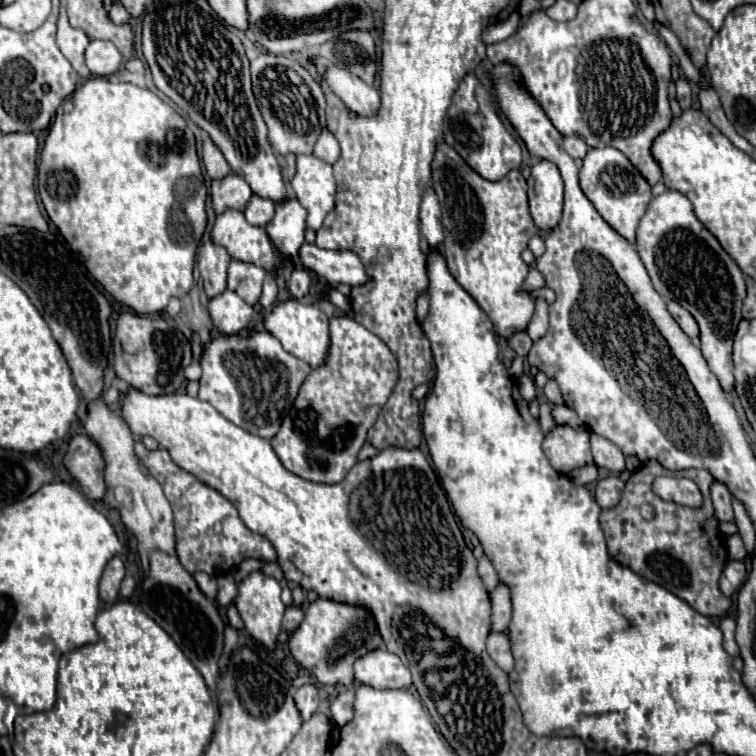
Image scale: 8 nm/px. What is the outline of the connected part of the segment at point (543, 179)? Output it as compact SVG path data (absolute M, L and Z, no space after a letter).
M538 161L528 179L528 199L534 223L540 229L552 229L562 217L564 183L552 161Z

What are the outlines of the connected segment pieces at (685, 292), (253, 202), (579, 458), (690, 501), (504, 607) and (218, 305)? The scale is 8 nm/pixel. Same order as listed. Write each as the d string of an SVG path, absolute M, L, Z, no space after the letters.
M666 189L654 197L646 215L638 225L636 251L652 279L654 289L666 299L676 301L688 309L700 325L702 355L710 371L718 377L724 391L734 389L734 365L732 365L732 339L742 319L740 309L746 297L744 273L722 249L718 239L698 221L690 199Z
M252 195L244 215L246 215L246 221L250 225L256 225L256 227L266 227L268 221L272 219L274 215L274 201L270 199L264 199L264 197L258 197L258 195Z
M556 425L544 439L542 451L550 465L564 475L568 475L572 469L592 463L588 431L576 431L568 425Z
M660 477L660 479L656 479L652 489L662 499L672 499L672 501L684 503L688 507L700 507L700 503L702 503L702 495L700 495L696 483L692 483L690 479Z
M498 583L498 587L490 593L492 599L492 631L506 631L510 617L512 617L512 603L510 603L510 589L504 583Z
M226 289L208 303L212 323L222 335L236 335L252 321L252 307L246 305L234 291Z

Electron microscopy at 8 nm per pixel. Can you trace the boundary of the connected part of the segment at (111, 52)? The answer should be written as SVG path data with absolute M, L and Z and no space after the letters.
M100 39L90 41L90 45L86 49L86 65L92 75L108 77L118 71L120 63L122 63L122 55L120 55L120 51L116 51L116 47L112 43L100 41Z

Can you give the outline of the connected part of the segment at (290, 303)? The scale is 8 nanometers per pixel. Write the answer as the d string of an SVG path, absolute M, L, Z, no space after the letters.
M288 299L288 301L280 303L278 307L274 307L270 315L266 315L264 325L266 325L268 333L272 333L288 353L306 361L312 369L318 369L326 363L328 349L330 349L328 317L316 305L306 305L296 299Z

